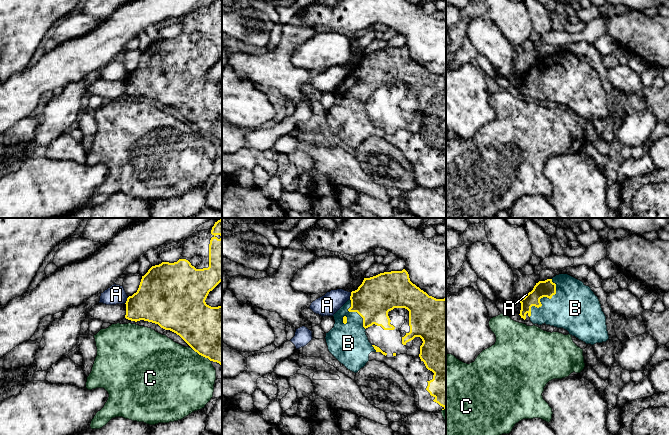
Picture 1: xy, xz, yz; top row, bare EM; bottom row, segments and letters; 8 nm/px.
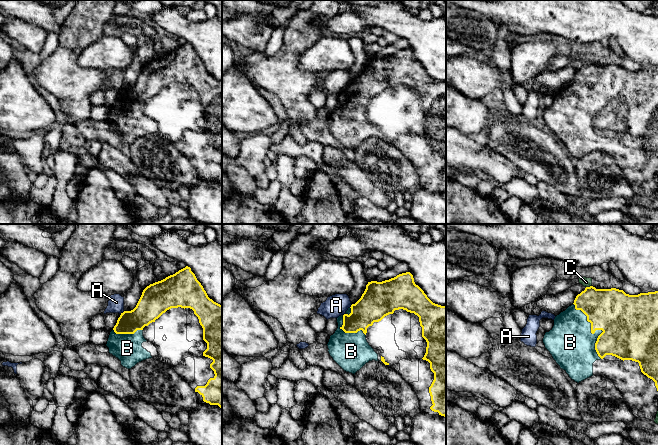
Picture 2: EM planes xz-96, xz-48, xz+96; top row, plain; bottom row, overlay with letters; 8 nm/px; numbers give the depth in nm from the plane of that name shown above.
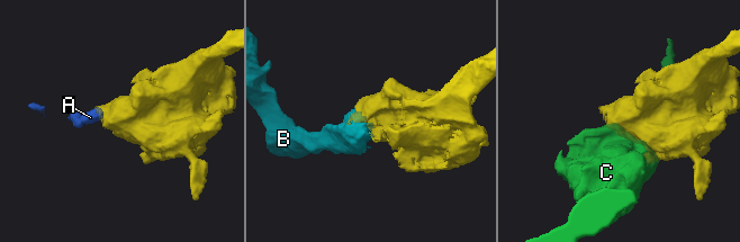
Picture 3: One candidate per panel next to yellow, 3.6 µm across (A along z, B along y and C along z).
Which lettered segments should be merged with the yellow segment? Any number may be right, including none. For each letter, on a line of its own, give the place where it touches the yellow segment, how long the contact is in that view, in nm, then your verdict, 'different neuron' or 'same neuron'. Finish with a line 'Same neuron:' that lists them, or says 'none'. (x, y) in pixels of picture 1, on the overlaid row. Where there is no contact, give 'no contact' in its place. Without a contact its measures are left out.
A: xy (127, 300) | 70 nm | different neuron
B: yz (542, 297) | 360 nm | same neuron
C: xy (201, 355) | 200 nm | different neuron
Same neuron: B

